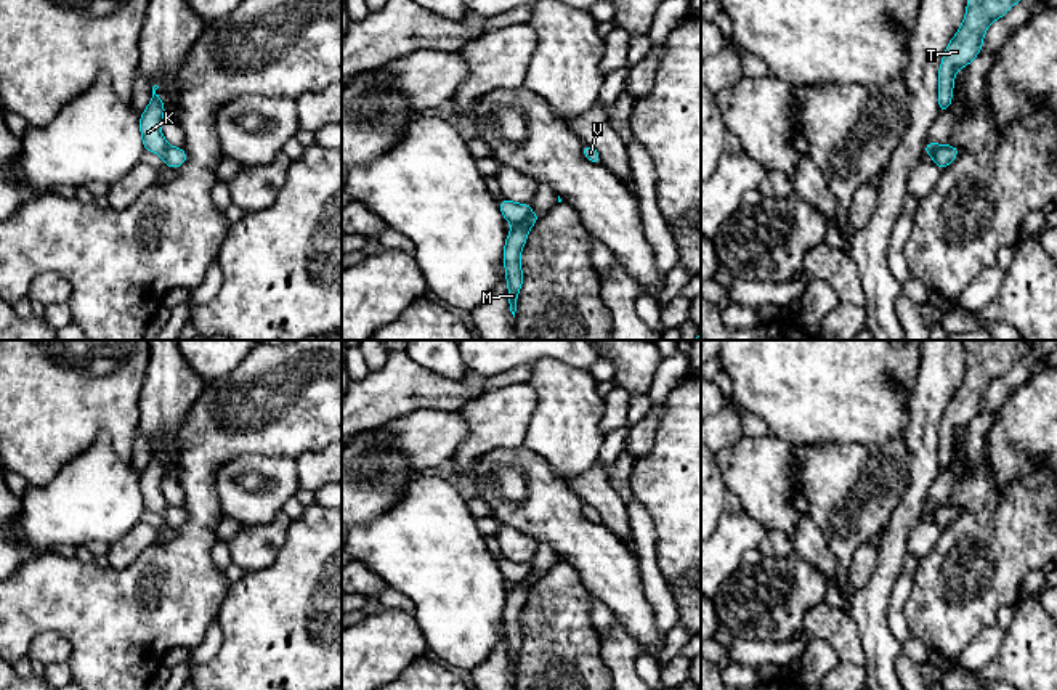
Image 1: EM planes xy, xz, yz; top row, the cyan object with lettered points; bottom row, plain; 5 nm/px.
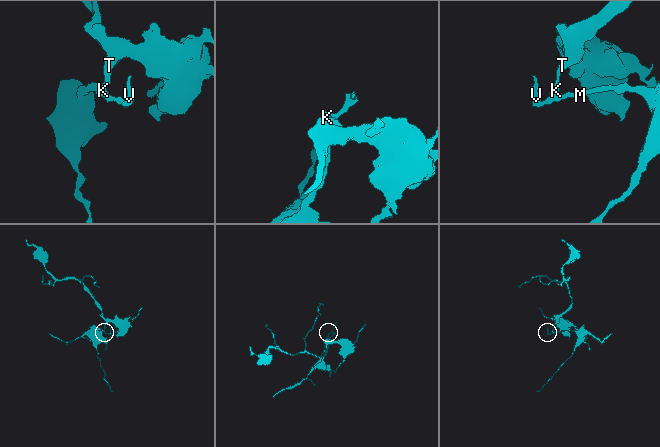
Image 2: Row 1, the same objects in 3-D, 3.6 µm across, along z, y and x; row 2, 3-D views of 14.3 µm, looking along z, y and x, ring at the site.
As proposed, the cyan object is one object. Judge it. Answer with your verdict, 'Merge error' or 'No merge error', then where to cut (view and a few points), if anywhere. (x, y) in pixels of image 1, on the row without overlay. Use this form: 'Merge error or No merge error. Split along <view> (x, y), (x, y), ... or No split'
Merge error. Split along xz (531, 572), (514, 586)

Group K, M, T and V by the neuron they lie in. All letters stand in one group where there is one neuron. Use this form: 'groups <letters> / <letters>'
groups K T / M V

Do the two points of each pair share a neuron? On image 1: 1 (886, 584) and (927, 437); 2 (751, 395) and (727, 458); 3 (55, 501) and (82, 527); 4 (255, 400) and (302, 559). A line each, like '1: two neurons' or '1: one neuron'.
1: one neuron
2: two neurons
3: one neuron
4: two neurons

